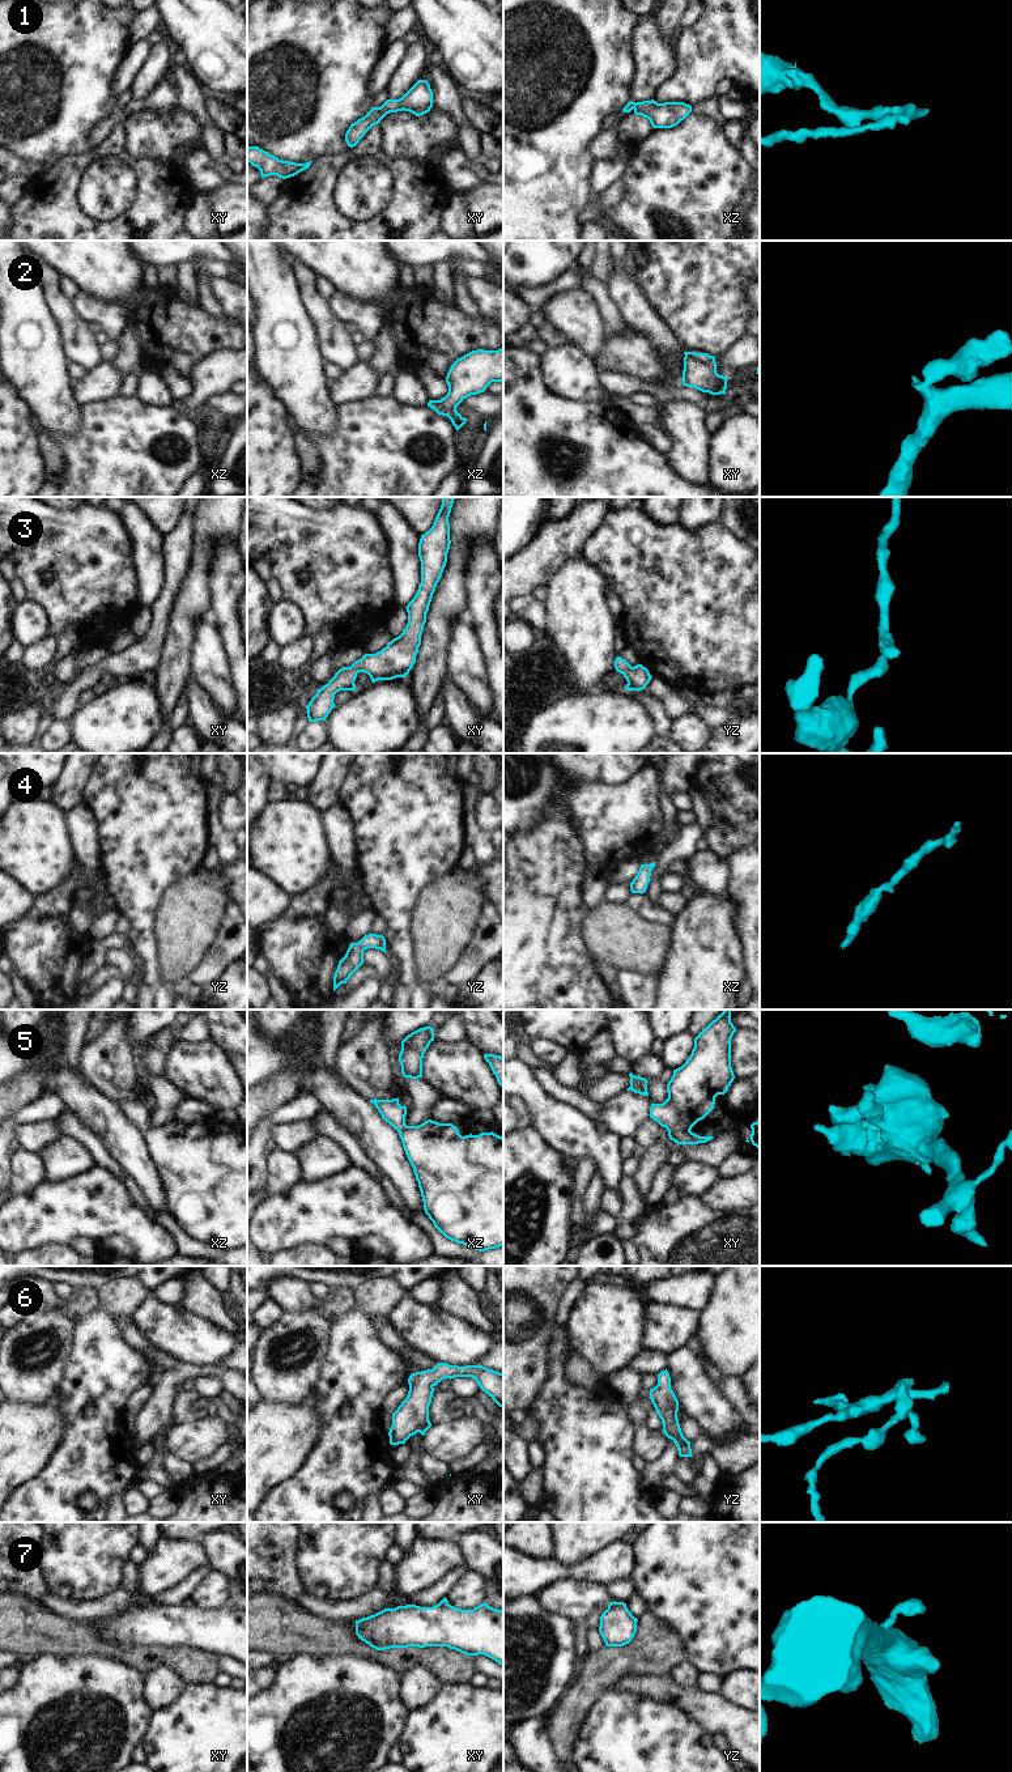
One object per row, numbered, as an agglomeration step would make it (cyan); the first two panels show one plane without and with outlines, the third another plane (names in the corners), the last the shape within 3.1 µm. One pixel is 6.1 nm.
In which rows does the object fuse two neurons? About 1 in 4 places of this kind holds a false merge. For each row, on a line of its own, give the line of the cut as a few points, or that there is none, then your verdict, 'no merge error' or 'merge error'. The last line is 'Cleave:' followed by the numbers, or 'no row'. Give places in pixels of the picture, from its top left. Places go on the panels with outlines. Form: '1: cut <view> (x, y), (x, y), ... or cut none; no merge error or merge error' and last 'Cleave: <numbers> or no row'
1: cut none; no merge error
2: cut xy (685, 355), (714, 362); merge error
3: cut none; no merge error
4: cut none; no merge error
5: cut none; no merge error
6: cut none; no merge error
7: cut yz (625, 1603), (615, 1603), (608, 1607); merge error
Cleave: 2, 7

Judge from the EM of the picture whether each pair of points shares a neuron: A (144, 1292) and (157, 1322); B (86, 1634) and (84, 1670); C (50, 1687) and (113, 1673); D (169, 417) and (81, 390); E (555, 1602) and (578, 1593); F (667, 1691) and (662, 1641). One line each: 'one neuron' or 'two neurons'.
A: two neurons
B: two neurons
C: one neuron
D: two neurons
E: one neuron
F: two neurons

